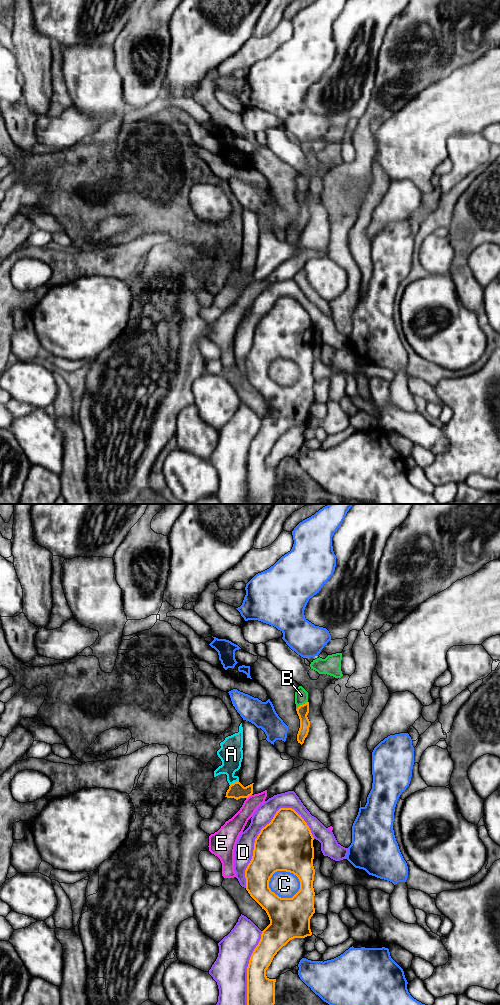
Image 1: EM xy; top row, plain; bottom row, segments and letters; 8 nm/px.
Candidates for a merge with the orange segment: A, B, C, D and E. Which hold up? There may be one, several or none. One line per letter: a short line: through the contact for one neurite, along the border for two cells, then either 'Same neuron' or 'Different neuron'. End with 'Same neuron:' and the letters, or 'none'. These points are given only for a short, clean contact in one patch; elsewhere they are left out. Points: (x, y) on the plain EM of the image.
A: Line: xy (238, 268), (230, 273). Different neuron
B: Line: xy (307, 189), (296, 197). Different neuron
C: Different neuron
D: Different neuron
E: Different neuron
Same neuron: none

